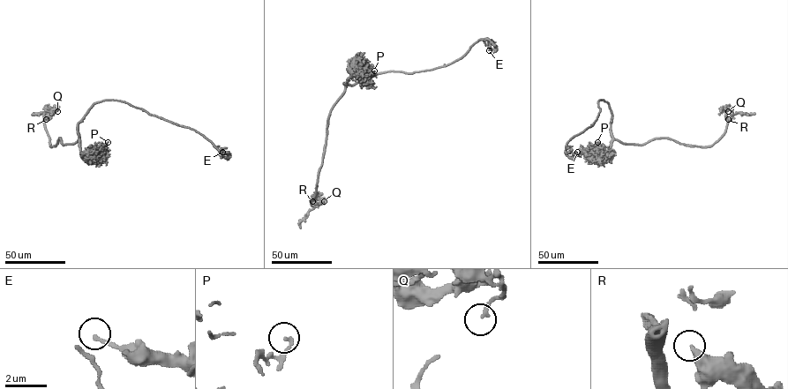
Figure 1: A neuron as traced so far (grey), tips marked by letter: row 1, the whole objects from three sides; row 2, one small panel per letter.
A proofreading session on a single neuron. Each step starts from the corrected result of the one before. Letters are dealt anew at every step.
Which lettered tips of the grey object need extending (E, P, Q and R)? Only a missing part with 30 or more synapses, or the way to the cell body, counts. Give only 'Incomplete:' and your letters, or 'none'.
Incomplete: none

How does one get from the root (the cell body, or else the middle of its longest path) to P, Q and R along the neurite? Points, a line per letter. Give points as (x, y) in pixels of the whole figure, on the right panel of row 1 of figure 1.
P: (611, 118), (611, 146), (602, 159), (607, 158), (607, 152), (597, 142)
Q: (611, 118), (611, 135), (624, 143), (670, 138), (706, 146), (724, 132), (725, 107), (728, 111)
R: (611, 118), (611, 135), (624, 143), (642, 145), (670, 138), (700, 146), (712, 145), (733, 115), (728, 119)

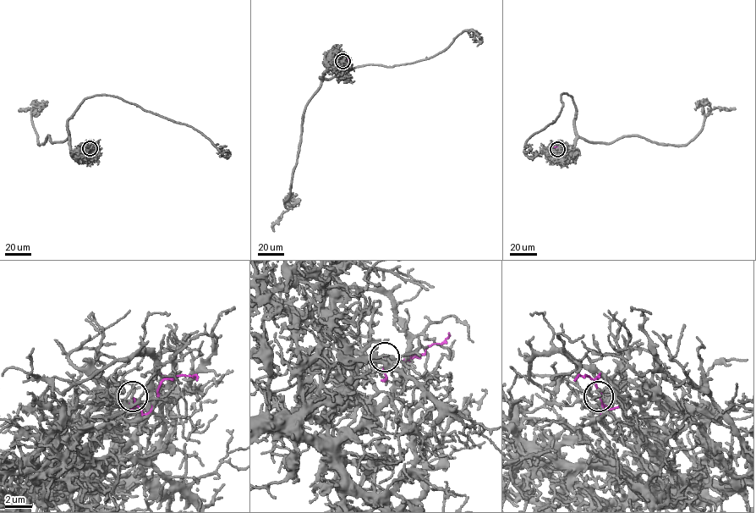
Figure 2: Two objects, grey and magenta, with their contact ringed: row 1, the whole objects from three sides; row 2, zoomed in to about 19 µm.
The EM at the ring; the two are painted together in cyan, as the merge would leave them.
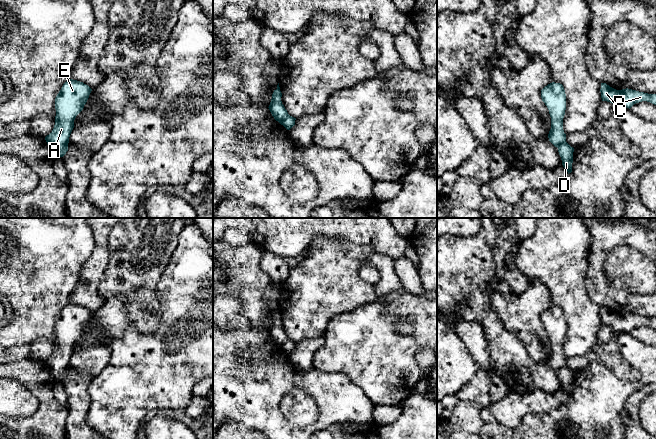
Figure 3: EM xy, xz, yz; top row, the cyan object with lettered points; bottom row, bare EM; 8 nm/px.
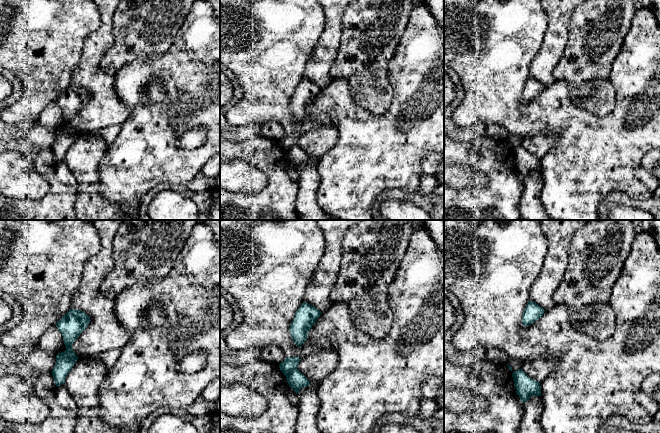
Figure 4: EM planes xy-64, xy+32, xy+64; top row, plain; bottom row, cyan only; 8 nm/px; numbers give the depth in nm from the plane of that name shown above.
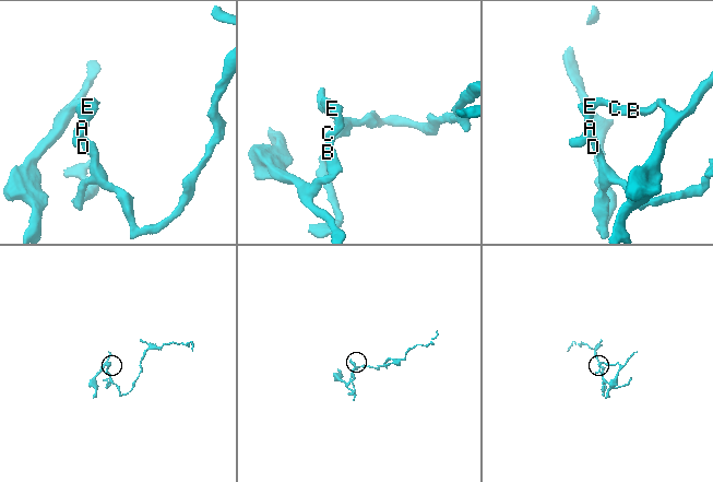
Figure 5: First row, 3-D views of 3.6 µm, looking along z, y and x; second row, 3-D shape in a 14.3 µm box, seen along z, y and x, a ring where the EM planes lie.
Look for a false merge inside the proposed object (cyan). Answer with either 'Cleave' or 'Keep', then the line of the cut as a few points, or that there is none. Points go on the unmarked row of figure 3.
Cleave. Split along xy (67, 368), (57, 380)

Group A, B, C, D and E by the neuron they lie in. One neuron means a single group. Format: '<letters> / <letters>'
A B C E / D

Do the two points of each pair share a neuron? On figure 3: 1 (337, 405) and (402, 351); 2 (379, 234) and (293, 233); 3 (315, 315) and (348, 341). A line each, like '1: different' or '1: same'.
1: different
2: same
3: different

